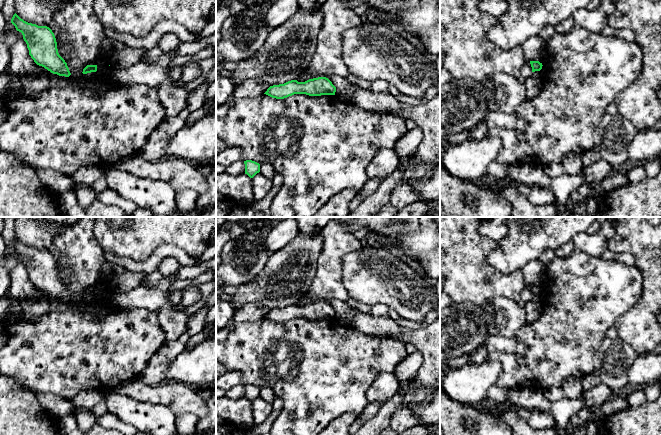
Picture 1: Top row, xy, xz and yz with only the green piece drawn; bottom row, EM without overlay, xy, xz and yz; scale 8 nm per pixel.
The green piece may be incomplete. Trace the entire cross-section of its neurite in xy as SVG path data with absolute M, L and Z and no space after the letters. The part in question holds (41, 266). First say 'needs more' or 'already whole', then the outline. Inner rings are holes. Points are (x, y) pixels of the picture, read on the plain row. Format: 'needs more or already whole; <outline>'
already whole; M16 237L11 247L22 257L29 279L37 289L59 300L71 299L67 287L58 277L55 259L49 251L28 247Z

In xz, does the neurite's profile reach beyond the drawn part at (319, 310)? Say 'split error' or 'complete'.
complete

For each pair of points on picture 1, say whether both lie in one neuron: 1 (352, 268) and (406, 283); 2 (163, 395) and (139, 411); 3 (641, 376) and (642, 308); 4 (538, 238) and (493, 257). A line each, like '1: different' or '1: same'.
1: same
2: different
3: different
4: same

